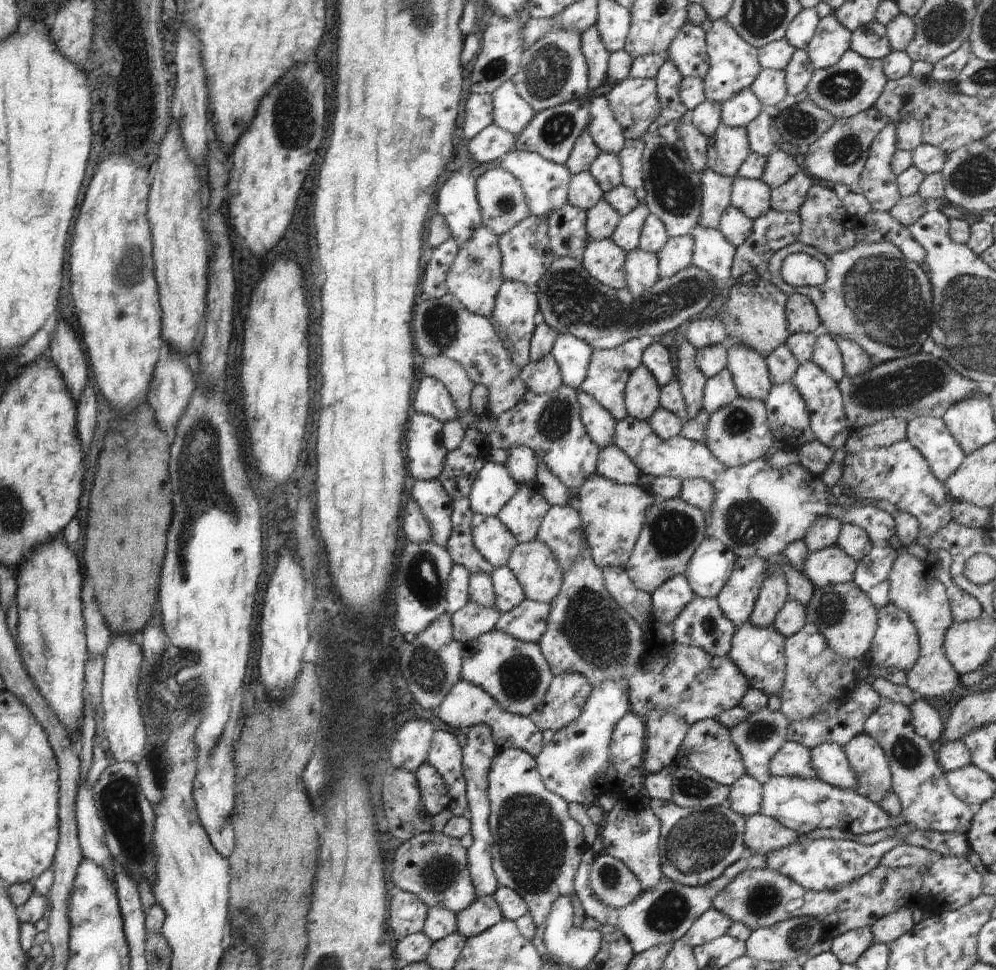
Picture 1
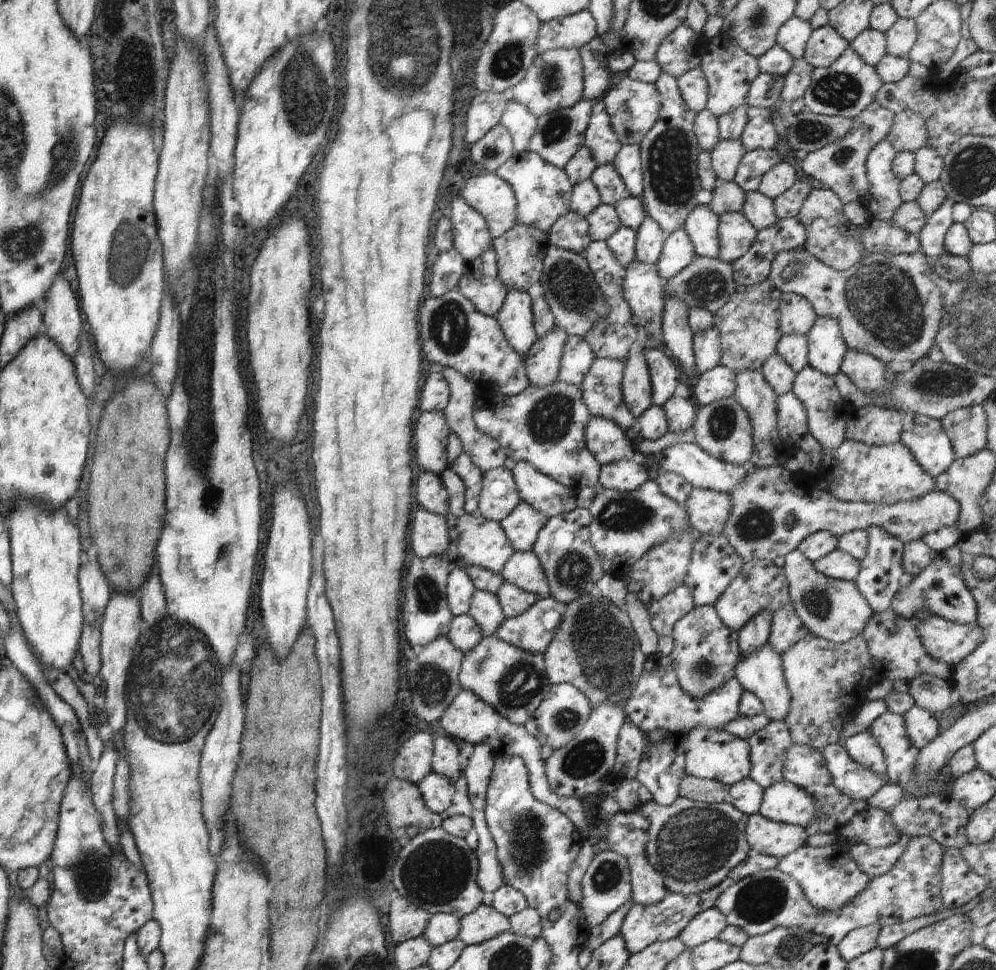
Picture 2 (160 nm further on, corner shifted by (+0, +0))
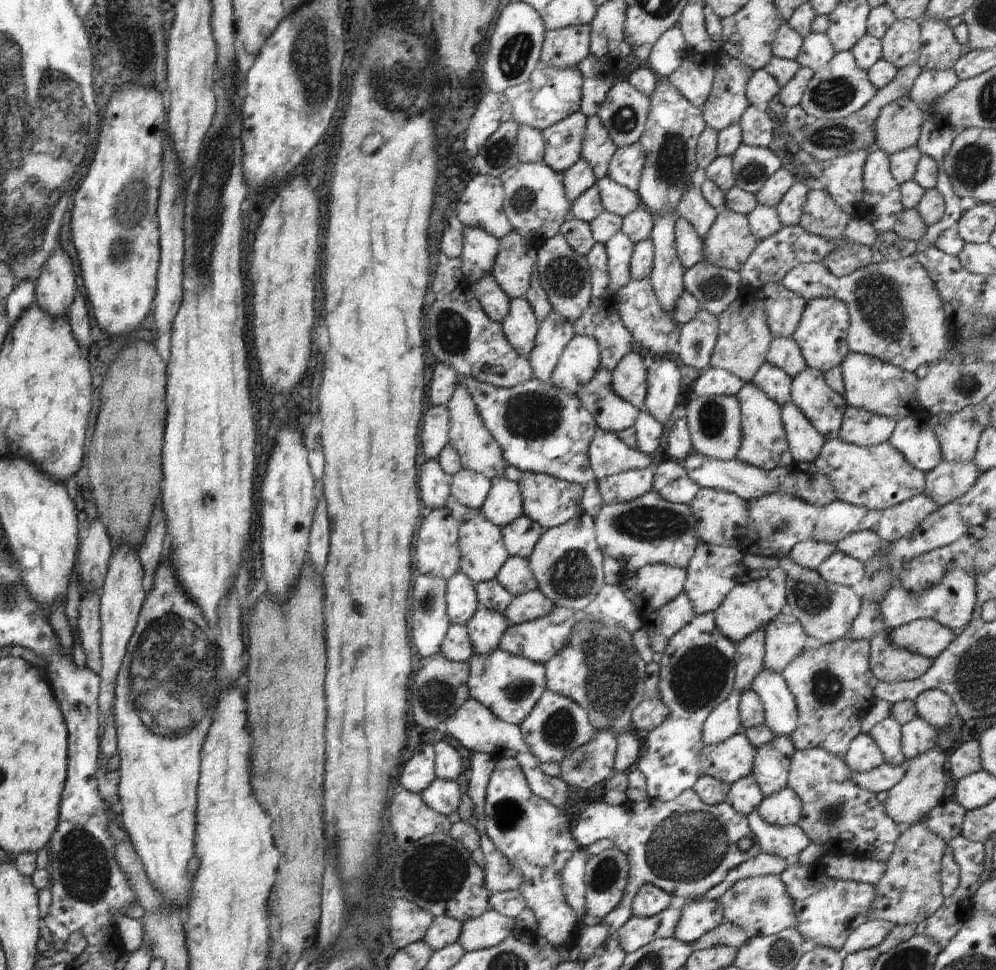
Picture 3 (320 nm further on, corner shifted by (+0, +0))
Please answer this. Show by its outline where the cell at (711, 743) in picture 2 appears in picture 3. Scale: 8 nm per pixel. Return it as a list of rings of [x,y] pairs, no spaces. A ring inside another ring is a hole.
[[[744,732],[715,745],[705,745],[700,753],[701,774],[732,784],[752,773],[757,748]]]

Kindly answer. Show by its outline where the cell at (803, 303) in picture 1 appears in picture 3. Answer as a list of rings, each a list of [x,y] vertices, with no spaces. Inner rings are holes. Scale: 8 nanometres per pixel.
[[[766,283],[760,290],[759,304],[764,309],[767,325],[774,339],[780,337],[791,337],[801,321],[802,312],[806,306],[805,298],[798,293],[788,290],[782,283]]]

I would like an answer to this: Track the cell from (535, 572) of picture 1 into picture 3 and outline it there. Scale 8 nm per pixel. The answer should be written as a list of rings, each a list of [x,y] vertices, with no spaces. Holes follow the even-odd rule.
[[[510,557],[500,567],[495,579],[513,595],[521,595],[538,589],[529,565],[529,559]]]

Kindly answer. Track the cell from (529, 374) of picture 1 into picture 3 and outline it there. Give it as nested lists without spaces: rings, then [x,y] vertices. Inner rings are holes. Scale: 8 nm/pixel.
[[[552,310],[539,324],[534,348],[528,356],[534,378],[548,383],[558,359],[575,335],[573,324]]]

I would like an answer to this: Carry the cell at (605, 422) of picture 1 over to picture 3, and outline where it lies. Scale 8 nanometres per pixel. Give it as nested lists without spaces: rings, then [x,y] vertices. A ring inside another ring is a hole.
[[[596,430],[589,444],[588,458],[597,480],[629,470],[652,468],[652,459],[638,449],[631,448],[616,433]]]

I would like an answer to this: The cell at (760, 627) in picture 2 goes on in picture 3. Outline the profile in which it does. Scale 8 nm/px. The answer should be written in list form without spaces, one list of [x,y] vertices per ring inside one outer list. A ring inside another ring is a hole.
[[[756,629],[752,634],[735,644],[735,683],[738,692],[751,690],[753,680],[763,669],[765,655],[765,629]]]

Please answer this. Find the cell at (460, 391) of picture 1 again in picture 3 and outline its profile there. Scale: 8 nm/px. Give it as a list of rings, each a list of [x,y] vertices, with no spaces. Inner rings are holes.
[[[456,385],[452,398],[445,405],[451,418],[448,445],[458,453],[463,468],[483,474],[490,482],[493,478],[504,477],[508,464],[503,457],[503,450],[484,426],[475,402],[470,398],[469,392],[466,392],[464,385]]]

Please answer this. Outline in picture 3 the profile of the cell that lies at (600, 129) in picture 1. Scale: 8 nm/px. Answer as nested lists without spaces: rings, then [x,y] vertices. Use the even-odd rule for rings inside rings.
[[[598,115],[588,117],[581,157],[590,165],[597,182],[607,175],[610,159],[616,149],[617,146],[612,142],[608,131],[602,126]]]

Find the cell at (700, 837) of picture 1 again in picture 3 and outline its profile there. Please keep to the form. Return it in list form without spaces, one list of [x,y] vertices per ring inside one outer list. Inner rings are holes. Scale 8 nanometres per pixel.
[[[693,789],[685,790],[684,792],[682,792],[682,794],[680,794],[680,796],[677,796],[674,800],[666,802],[656,800],[652,797],[649,797],[648,799],[639,803],[627,800],[625,803],[620,805],[610,805],[604,800],[590,802],[589,804],[586,804],[586,806],[582,806],[582,812],[580,812],[580,815],[573,818],[571,834],[576,839],[576,842],[579,844],[579,846],[583,848],[590,846],[590,844],[594,844],[594,842],[598,842],[601,837],[608,838],[608,840],[612,840],[612,842],[614,842],[614,846],[618,850],[623,851],[623,853],[627,856],[629,862],[629,875],[627,878],[625,893],[622,895],[622,900],[620,900],[620,902],[616,905],[616,908],[613,908],[603,918],[602,922],[609,928],[609,931],[612,935],[614,935],[615,932],[618,931],[619,928],[633,915],[633,900],[636,896],[636,893],[638,892],[638,889],[642,885],[654,885],[664,890],[664,892],[671,894],[672,896],[682,896],[682,898],[686,898],[687,900],[697,899],[698,897],[704,897],[706,892],[708,892],[711,888],[718,886],[718,884],[720,884],[726,878],[726,875],[728,874],[728,871],[730,869],[736,868],[736,866],[738,866],[739,864],[742,864],[743,862],[754,858],[761,851],[760,843],[758,842],[754,842],[753,846],[747,852],[738,849],[737,842],[738,840],[740,840],[740,838],[746,838],[747,836],[748,838],[751,838],[753,841],[755,841],[753,838],[753,832],[750,830],[749,827],[747,815],[736,812],[736,810],[734,810],[734,808],[732,808],[732,806],[730,806],[730,803],[728,802],[715,805],[704,804],[698,798],[698,795],[693,791]]]

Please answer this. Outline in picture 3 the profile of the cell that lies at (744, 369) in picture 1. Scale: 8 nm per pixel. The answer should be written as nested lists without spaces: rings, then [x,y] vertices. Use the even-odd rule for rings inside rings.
[[[745,383],[735,396],[741,408],[741,445],[736,460],[769,471],[788,468],[794,460],[790,454],[786,431],[781,419],[781,406],[752,383]]]

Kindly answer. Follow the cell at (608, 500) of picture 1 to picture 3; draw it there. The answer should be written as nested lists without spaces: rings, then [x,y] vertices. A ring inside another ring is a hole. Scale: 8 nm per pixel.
[[[654,489],[637,499],[612,502],[609,505],[603,504],[595,518],[595,535],[604,556],[611,556],[620,563],[622,568],[630,570],[655,564],[670,565],[686,570],[694,549],[700,543],[696,532],[696,519],[689,505],[668,502],[658,496]]]

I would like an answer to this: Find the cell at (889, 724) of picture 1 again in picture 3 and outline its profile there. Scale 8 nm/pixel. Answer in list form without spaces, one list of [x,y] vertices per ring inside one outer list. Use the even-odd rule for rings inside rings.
[[[893,717],[881,720],[869,735],[883,752],[884,760],[888,764],[902,765],[906,763],[902,752],[901,724]]]

